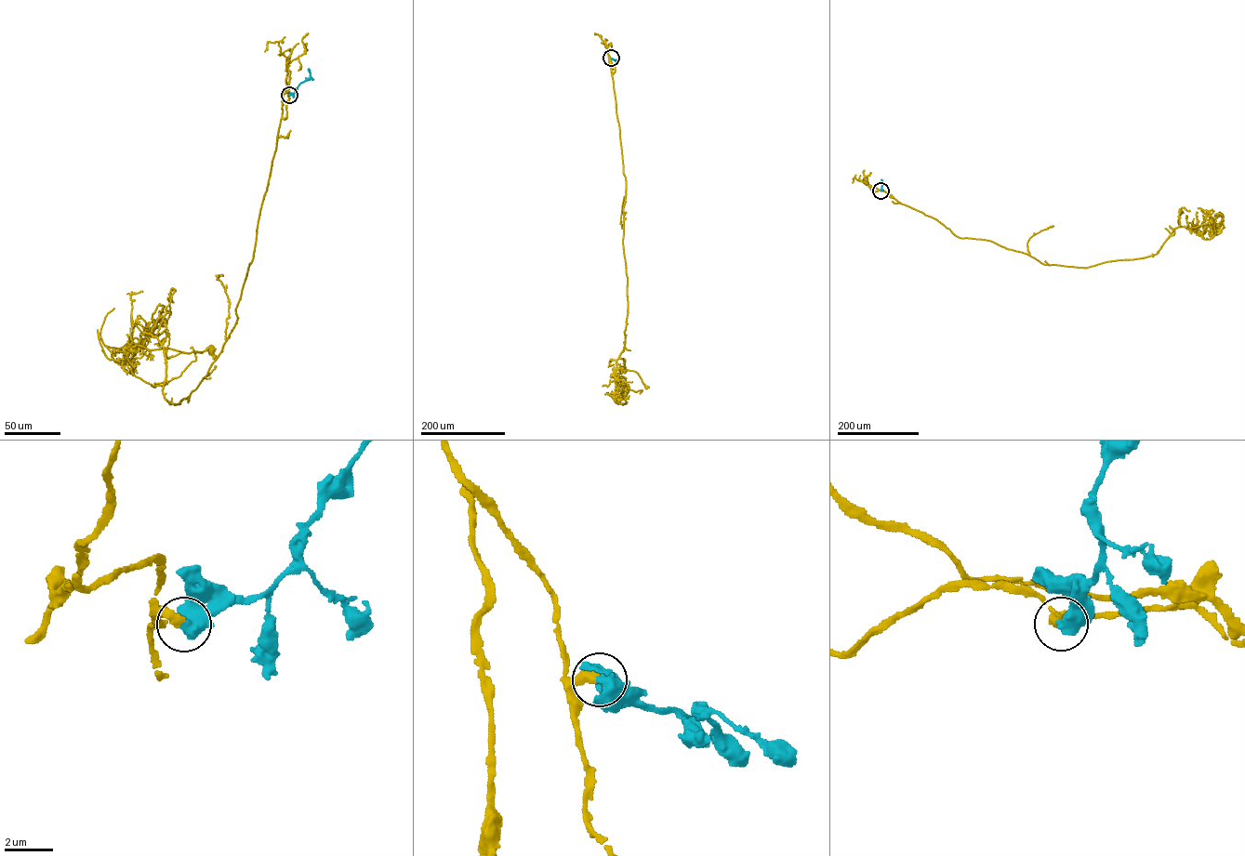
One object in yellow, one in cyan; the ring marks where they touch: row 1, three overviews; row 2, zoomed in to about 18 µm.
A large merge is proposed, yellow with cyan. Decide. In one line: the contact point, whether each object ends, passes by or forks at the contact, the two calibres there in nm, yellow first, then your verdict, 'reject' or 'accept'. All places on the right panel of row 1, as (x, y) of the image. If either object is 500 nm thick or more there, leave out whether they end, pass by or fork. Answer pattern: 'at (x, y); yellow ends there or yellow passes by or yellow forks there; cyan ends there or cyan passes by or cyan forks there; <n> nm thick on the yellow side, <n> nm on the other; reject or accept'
at (880, 190); 400 nm thick on the yellow side, 600 nm on the other; accept

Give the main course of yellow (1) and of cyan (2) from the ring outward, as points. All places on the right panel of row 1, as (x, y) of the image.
1: (880, 190), (959, 237), (989, 240), (1049, 265), (1086, 268), (1153, 256), (1175, 228), (1211, 221)
2: (880, 190), (880, 179)

